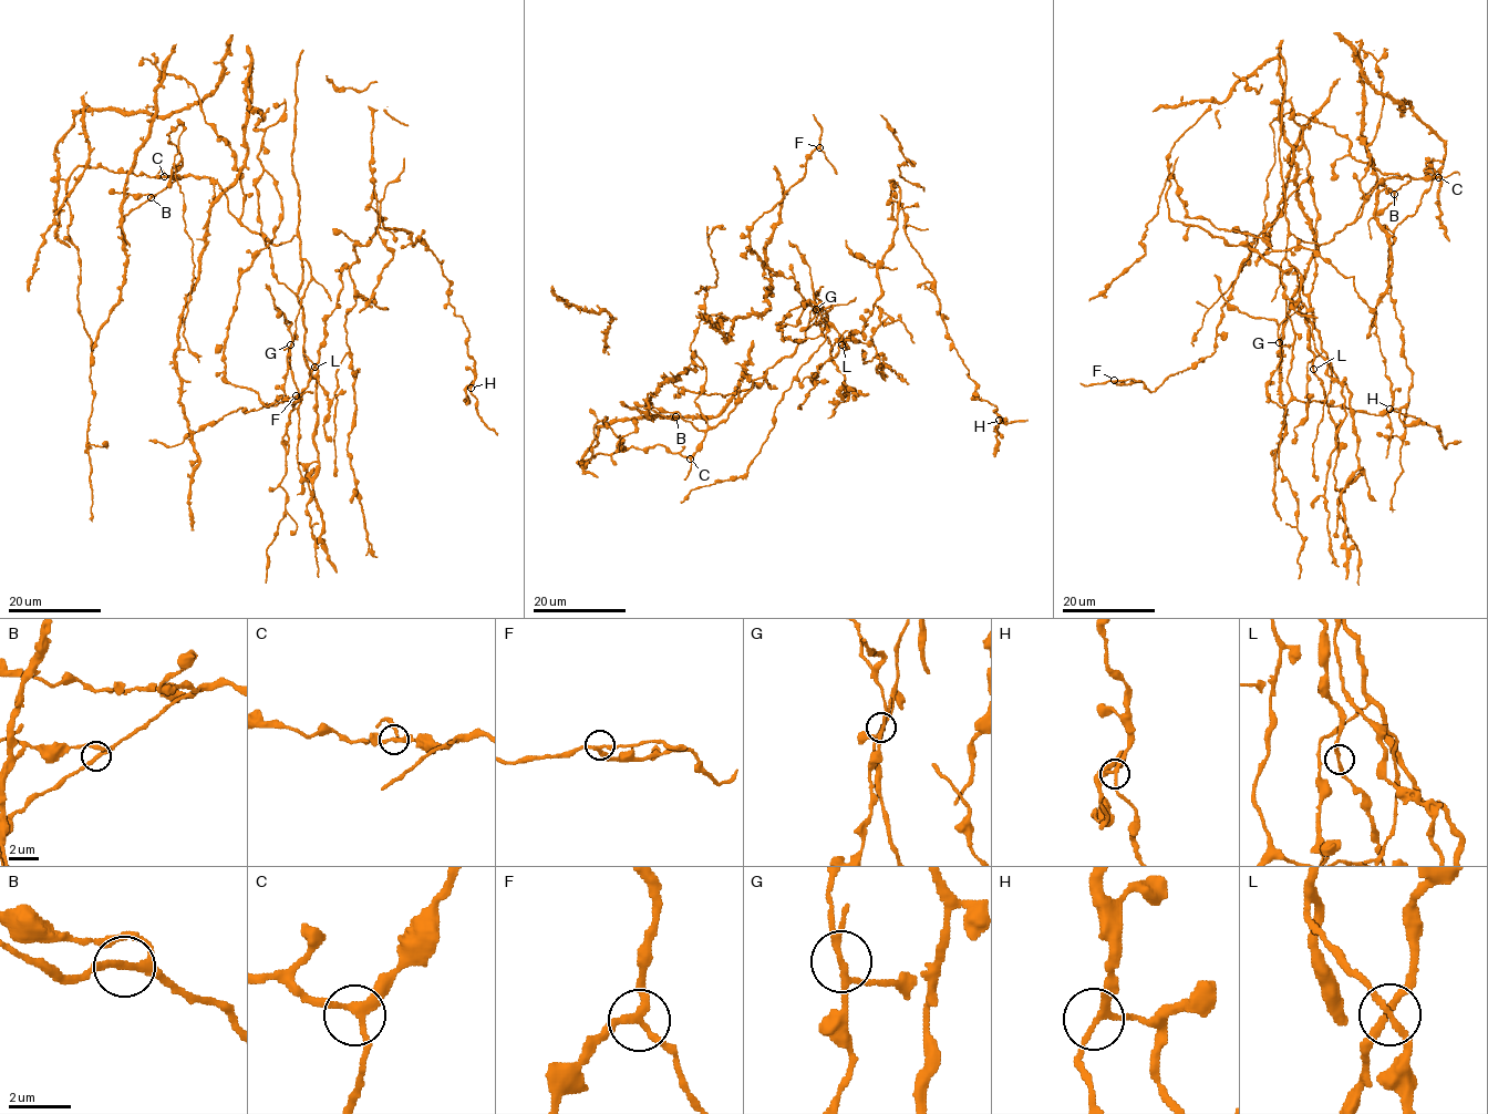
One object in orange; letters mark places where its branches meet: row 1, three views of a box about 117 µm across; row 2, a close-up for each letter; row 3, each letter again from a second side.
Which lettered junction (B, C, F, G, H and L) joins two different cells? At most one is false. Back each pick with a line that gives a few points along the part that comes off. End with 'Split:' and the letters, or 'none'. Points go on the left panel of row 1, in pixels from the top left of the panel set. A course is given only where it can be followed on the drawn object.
Split: none

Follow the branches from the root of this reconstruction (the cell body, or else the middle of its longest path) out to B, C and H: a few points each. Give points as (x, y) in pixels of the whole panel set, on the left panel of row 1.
B: (305, 328), (297, 236), (276, 245), (252, 233), (210, 178), (183, 176), (151, 197)
C: (305, 328), (298, 296), (300, 239), (295, 236), (275, 245), (252, 233), (210, 178), (164, 176)
H: (305, 328), (316, 365), (340, 268), (379, 225), (373, 181), (383, 226), (443, 260), (471, 388)

